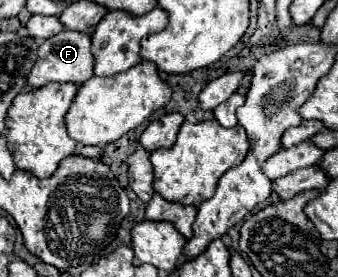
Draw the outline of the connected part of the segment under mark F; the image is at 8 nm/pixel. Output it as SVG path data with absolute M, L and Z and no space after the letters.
M63 30L53 38L41 42L35 64L31 72L27 72L27 86L29 90L37 90L49 82L71 82L83 84L93 76L93 54L91 54L91 38L81 32Z

